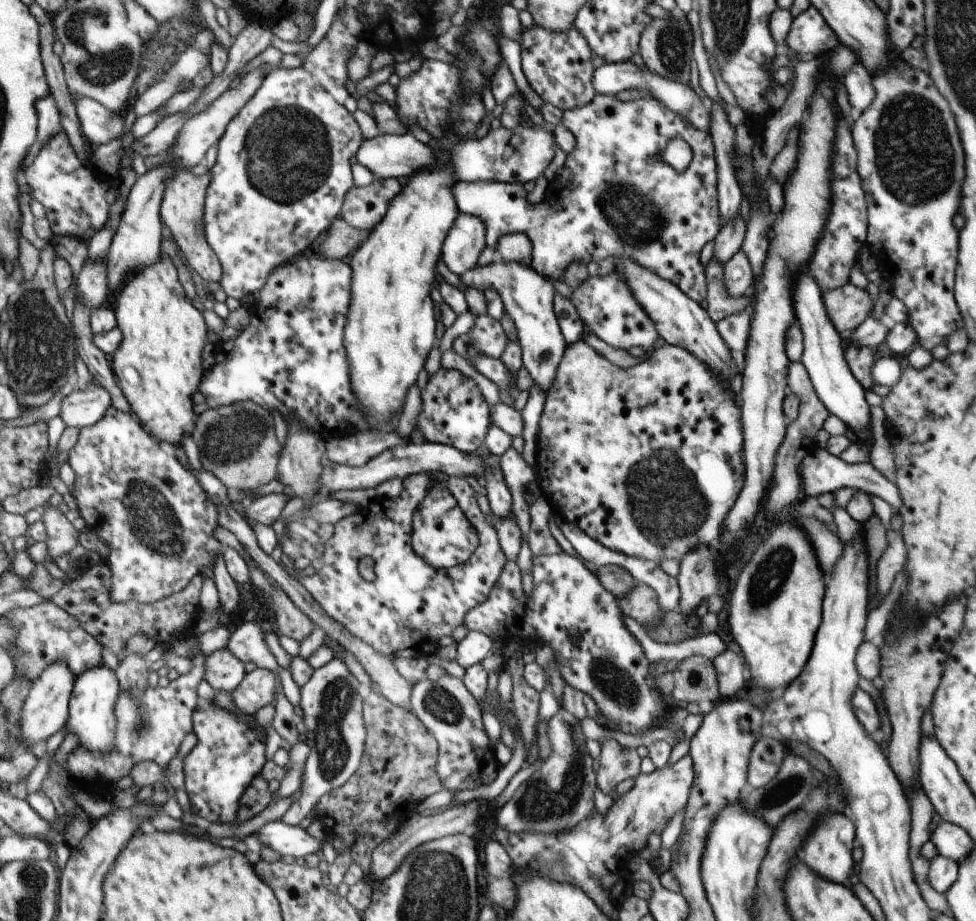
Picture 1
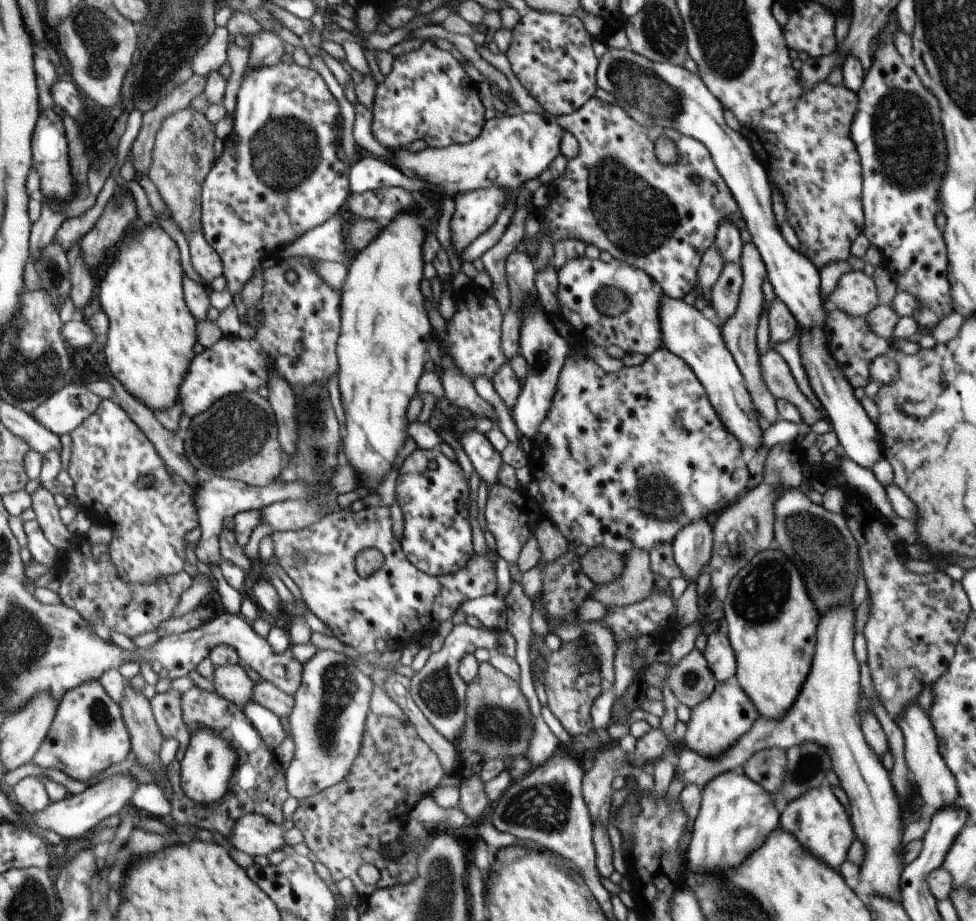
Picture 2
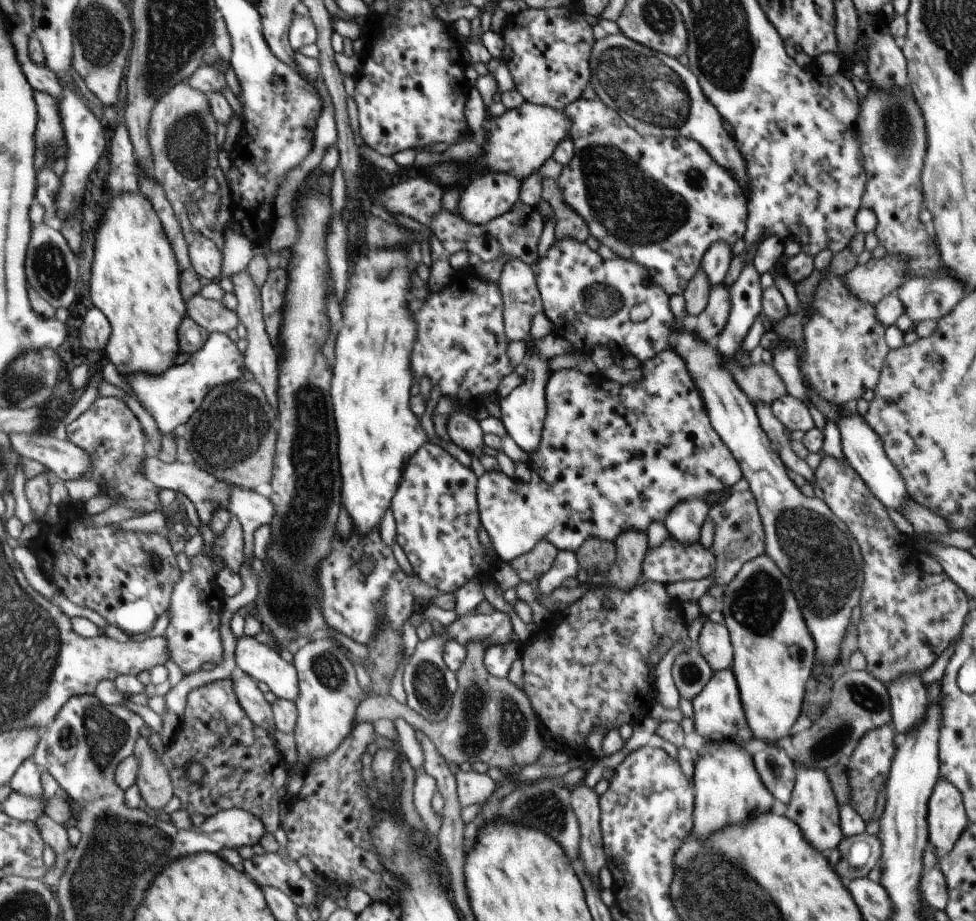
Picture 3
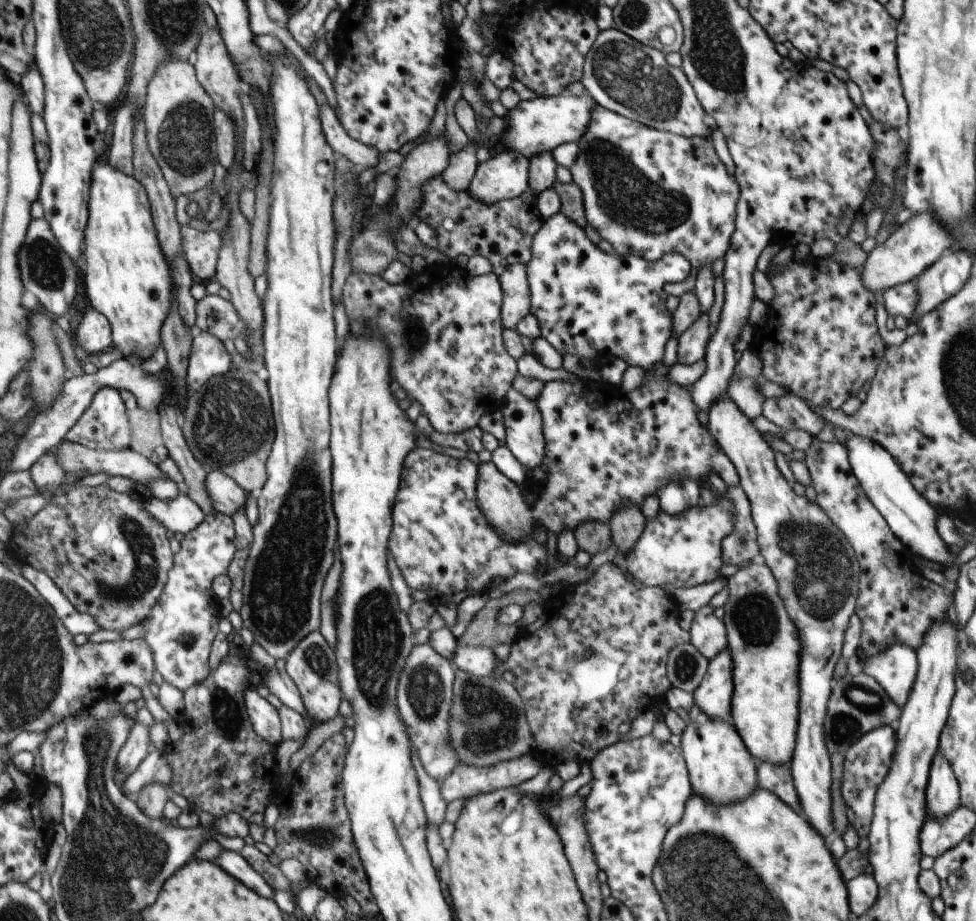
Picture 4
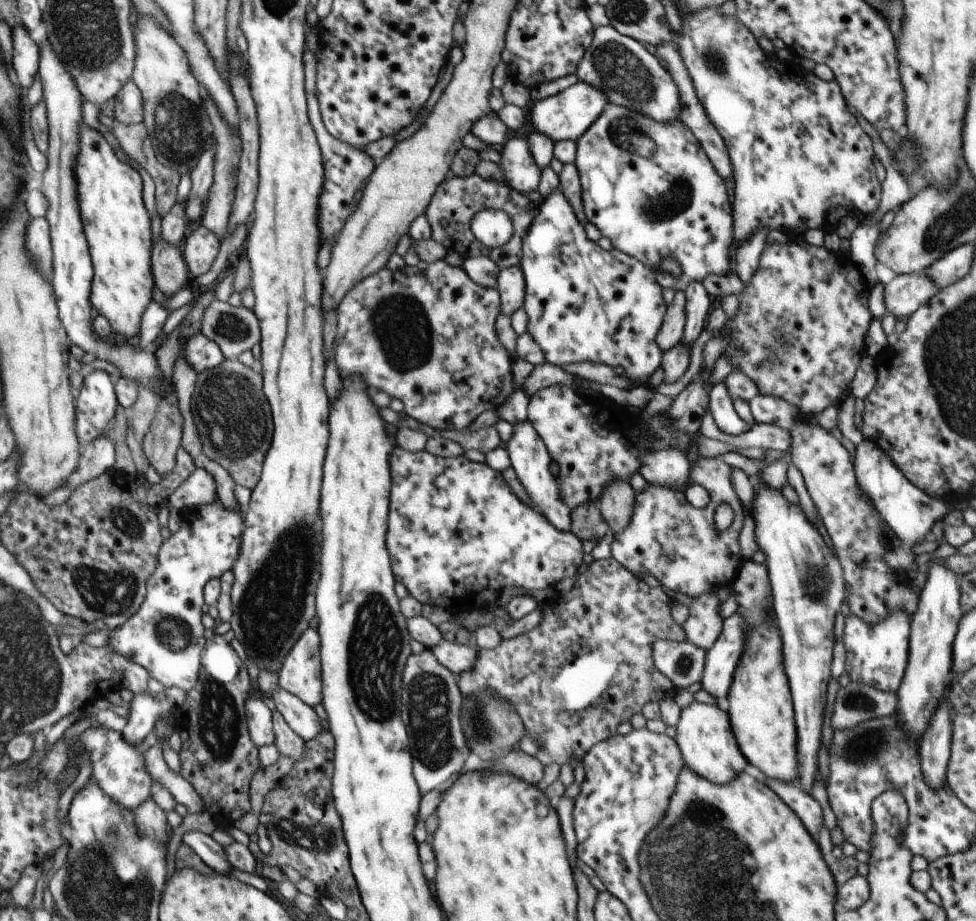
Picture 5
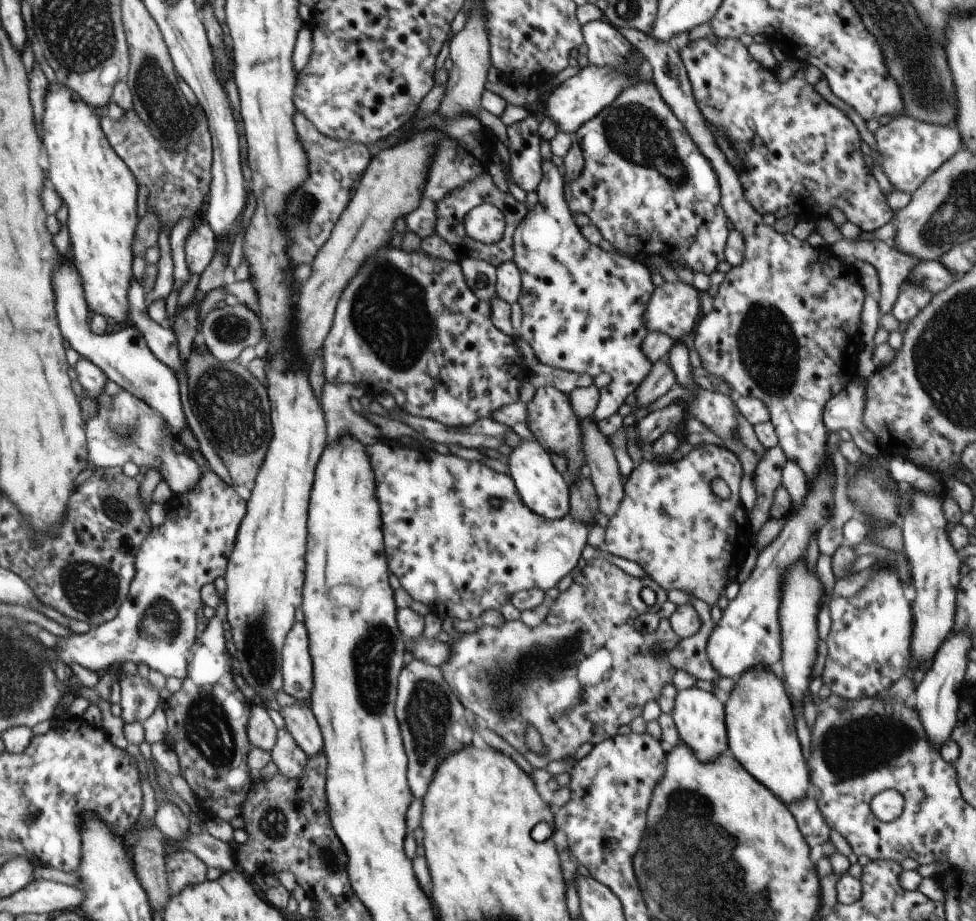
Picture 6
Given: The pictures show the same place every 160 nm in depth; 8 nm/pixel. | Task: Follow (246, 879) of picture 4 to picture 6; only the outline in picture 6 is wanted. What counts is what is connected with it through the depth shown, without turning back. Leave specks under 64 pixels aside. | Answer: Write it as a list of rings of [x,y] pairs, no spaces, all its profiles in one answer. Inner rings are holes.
[[[165,795],[166,803],[164,806],[157,808],[156,814],[154,816],[155,825],[164,833],[164,836],[176,843],[180,843],[189,836],[188,826],[190,826],[190,821],[188,817],[185,816],[178,806],[168,802]]]

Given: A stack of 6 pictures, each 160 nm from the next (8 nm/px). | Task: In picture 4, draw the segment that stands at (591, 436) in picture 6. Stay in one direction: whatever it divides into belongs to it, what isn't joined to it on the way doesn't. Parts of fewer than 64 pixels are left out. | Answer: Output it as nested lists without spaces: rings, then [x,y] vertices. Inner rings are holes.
[[[634,505],[613,514],[608,526],[611,528],[611,539],[617,548],[618,556],[626,556],[636,546],[646,523],[647,518],[641,508]]]

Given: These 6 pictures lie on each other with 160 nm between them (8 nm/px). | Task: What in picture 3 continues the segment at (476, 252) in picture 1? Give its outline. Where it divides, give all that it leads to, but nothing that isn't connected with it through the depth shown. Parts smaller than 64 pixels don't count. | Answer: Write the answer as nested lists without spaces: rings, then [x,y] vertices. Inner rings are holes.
[[[486,173],[464,186],[455,212],[466,222],[483,225],[508,212],[519,200],[521,180],[508,173]]]

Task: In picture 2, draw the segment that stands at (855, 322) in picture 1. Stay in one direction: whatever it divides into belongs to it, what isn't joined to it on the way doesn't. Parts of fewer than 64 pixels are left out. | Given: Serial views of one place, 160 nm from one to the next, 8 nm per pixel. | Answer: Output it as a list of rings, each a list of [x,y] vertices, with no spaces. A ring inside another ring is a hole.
[[[852,270],[849,273],[844,273],[838,280],[834,291],[827,296],[826,305],[828,308],[838,309],[851,317],[866,318],[869,312],[879,305],[876,283],[863,271]]]

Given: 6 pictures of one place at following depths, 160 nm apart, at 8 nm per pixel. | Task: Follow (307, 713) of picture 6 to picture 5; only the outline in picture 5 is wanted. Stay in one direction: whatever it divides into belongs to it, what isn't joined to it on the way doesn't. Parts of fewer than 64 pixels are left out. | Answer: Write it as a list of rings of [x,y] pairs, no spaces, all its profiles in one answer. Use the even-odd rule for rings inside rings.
[[[280,686],[273,690],[270,696],[292,730],[305,741],[314,738],[323,730],[320,715],[309,704],[302,702],[299,696]]]

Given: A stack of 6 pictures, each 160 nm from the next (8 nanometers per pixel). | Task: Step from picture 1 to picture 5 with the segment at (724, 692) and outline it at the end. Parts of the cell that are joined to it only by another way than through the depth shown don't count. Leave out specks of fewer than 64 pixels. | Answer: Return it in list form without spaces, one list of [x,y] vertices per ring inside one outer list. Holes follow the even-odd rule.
[[[704,593],[692,599],[689,616],[682,625],[688,642],[705,651],[715,643],[723,629],[719,605],[716,593]]]

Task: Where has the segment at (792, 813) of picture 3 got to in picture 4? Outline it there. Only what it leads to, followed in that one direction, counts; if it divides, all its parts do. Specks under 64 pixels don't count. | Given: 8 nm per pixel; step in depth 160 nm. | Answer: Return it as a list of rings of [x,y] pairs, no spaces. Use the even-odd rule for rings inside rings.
[[[720,395],[707,410],[708,429],[719,447],[736,467],[740,485],[751,504],[751,515],[757,528],[759,551],[765,558],[778,583],[778,592],[783,598],[787,613],[797,626],[801,642],[799,685],[800,722],[792,762],[789,762],[794,786],[799,798],[799,806],[806,820],[820,833],[822,838],[832,834],[832,799],[830,793],[830,754],[825,743],[825,716],[827,702],[831,695],[834,679],[834,666],[840,660],[844,632],[848,630],[848,620],[855,613],[859,597],[861,568],[846,535],[836,526],[822,507],[805,496],[798,496],[776,467],[774,451],[765,441],[763,434],[754,426],[753,420],[738,408],[731,396]]]

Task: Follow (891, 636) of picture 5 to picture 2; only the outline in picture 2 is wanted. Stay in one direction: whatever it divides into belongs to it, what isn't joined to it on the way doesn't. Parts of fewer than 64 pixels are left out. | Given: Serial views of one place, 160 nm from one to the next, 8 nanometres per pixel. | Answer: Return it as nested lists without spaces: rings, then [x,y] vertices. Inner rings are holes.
[[[921,705],[910,706],[906,710],[906,714],[898,720],[904,738],[906,738],[906,762],[910,766],[912,778],[918,786],[918,792],[922,796],[922,800],[932,808],[932,810],[939,811],[945,807],[960,806],[957,804],[959,799],[959,790],[957,782],[952,771],[948,768],[944,758],[940,754],[938,745],[938,737],[934,730],[933,724],[929,719],[928,711],[925,711]]]

